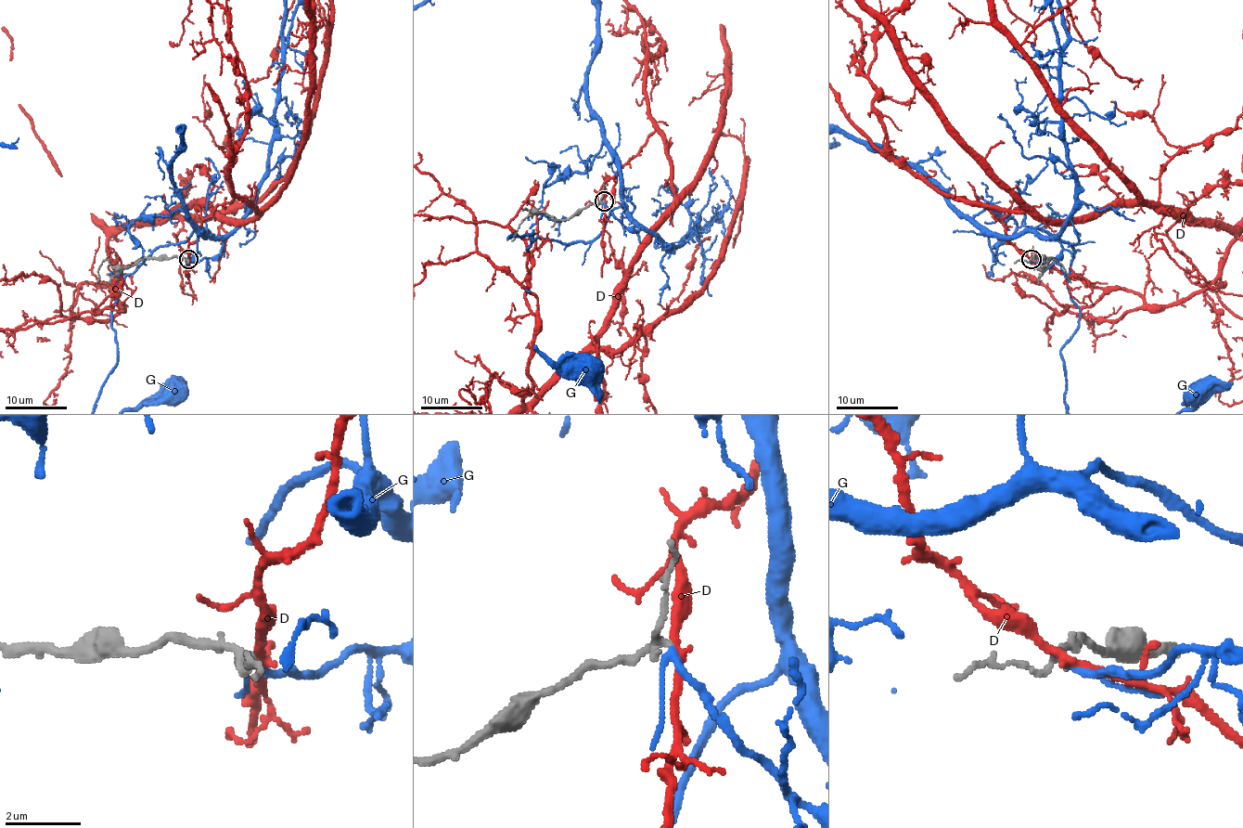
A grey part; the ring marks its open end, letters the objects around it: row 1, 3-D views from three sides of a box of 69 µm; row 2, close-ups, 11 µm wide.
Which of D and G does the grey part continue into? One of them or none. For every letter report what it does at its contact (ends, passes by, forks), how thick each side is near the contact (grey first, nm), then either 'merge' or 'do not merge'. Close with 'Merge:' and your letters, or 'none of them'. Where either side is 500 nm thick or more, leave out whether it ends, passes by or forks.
D: it passes by; calibres 200 and 220 nm; do not merge
G: it passes by; calibres 200 and 150 nm; merge
Merge: G

